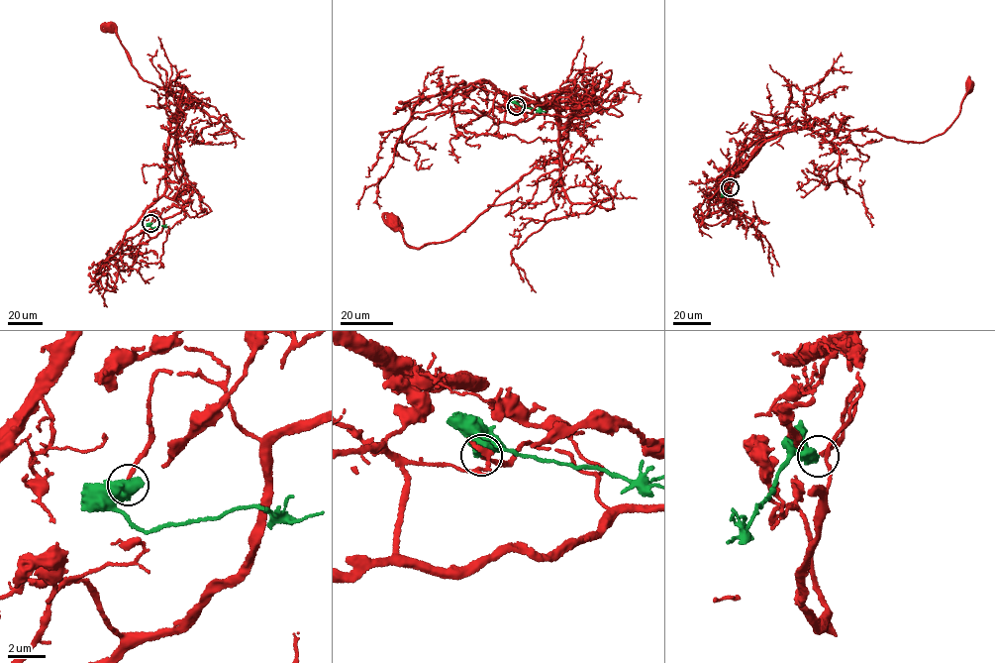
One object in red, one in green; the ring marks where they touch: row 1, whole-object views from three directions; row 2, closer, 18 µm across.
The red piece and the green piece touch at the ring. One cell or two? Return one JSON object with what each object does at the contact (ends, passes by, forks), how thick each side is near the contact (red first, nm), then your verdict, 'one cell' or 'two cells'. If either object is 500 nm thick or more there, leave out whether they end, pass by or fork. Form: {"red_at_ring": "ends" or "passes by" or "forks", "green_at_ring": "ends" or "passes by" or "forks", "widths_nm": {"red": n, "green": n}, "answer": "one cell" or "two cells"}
{"widths_nm": {"red": 220, "green": 700}, "answer": "one cell"}

